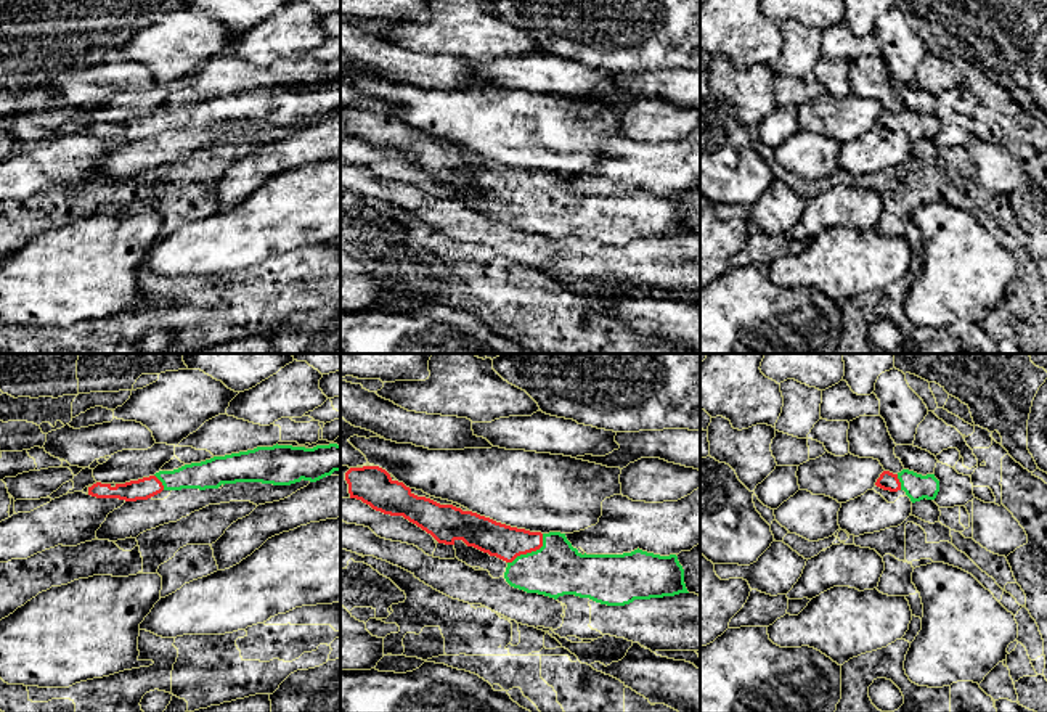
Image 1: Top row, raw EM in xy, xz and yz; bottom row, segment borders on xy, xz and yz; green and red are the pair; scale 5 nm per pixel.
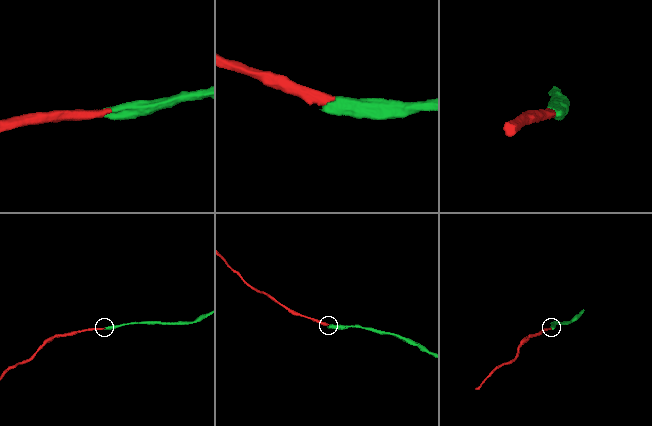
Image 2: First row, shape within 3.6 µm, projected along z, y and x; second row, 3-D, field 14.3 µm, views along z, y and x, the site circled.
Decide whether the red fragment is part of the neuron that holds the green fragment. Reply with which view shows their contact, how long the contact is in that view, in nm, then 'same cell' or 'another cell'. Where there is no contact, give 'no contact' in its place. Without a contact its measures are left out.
contact in xz; length 240 nm; same cell

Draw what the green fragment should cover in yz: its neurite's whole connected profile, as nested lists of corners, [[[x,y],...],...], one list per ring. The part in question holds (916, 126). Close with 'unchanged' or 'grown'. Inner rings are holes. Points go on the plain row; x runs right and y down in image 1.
[[[902,109],[898,114],[883,111],[875,125],[890,132],[904,130],[912,143],[923,138],[935,140],[939,132],[939,121],[935,114],[922,116],[909,109]]]; grown

